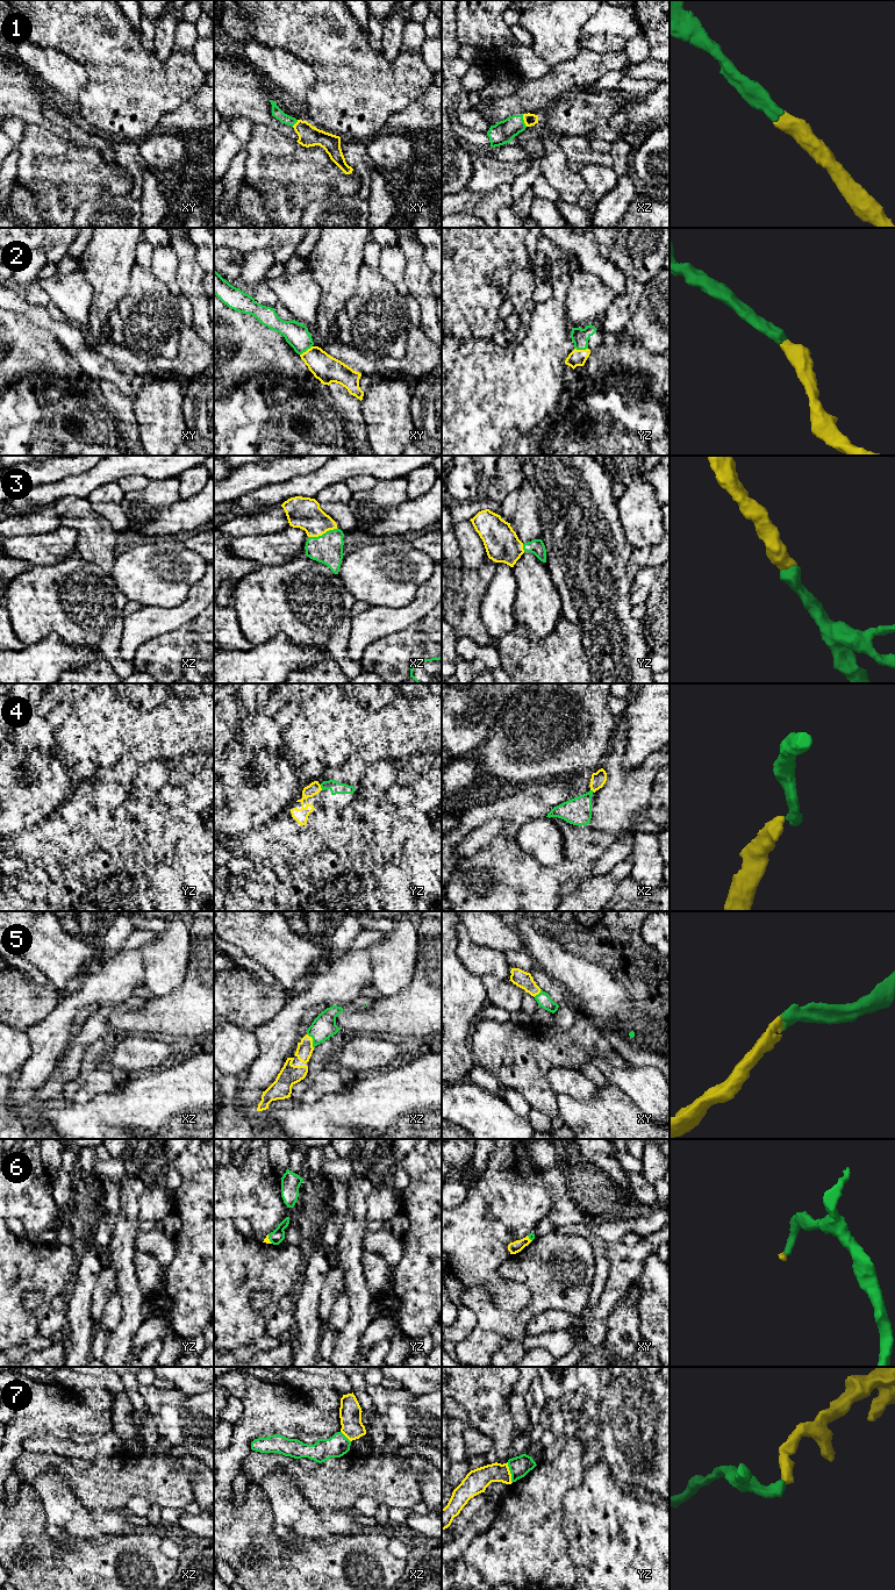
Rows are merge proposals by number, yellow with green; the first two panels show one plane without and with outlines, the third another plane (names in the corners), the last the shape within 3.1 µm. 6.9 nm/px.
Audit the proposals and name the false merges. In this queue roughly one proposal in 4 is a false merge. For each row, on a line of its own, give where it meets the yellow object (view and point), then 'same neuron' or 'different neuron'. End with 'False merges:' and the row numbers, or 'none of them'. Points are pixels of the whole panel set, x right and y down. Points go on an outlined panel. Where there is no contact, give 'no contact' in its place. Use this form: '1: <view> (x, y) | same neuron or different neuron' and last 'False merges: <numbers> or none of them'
1: xz (523, 119) | same neuron
2: yz (581, 350) | same neuron
3: xz (322, 534) | same neuron
4: yz (320, 787) | different neuron
5: xz (312, 1040) | same neuron
6: yz (269, 1239) | same neuron
7: yz (509, 1473) | different neuron
False merges: 4, 7

